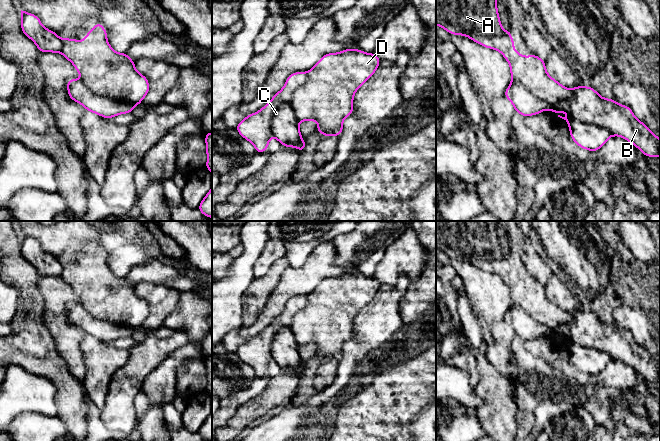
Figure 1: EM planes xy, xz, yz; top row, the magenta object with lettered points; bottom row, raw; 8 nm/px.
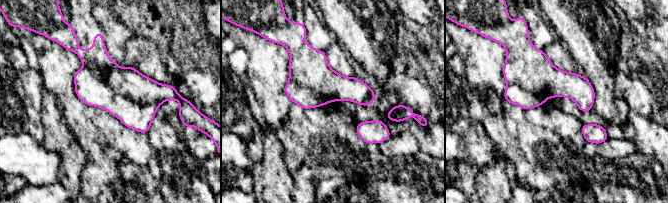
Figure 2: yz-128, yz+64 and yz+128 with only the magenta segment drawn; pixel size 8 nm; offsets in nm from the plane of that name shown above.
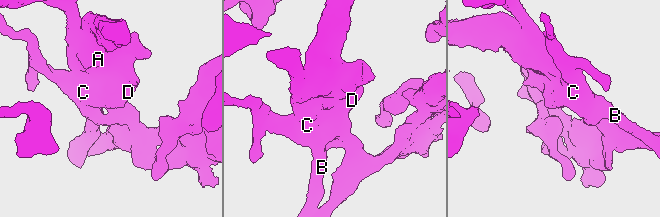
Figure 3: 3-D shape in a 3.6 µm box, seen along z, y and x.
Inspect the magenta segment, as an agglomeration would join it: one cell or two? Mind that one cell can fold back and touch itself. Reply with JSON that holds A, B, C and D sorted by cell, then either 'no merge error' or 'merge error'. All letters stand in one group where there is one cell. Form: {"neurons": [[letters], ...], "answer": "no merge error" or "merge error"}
{"neurons": [["A", "B", "C", "D"]], "answer": "no merge error"}

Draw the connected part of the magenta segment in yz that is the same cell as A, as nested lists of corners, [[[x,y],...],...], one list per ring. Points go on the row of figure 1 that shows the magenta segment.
[[[436,0],[436,25],[450,34],[467,36],[486,48],[498,50],[504,56],[510,65],[512,78],[504,95],[523,117],[540,114],[543,110],[553,111],[568,123],[572,140],[588,151],[596,152],[611,136],[620,136],[633,143],[643,155],[660,156],[660,139],[635,117],[630,107],[601,97],[591,86],[568,89],[547,73],[545,61],[541,58],[535,54],[519,54],[514,49],[511,29],[502,29],[497,0]]]

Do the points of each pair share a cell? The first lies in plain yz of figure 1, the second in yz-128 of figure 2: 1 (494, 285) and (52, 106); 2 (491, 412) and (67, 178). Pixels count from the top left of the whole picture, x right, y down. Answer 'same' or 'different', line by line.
1: different
2: same

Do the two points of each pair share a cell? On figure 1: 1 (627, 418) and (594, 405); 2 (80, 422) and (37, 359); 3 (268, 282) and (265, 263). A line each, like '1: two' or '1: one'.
1: one
2: one
3: two

